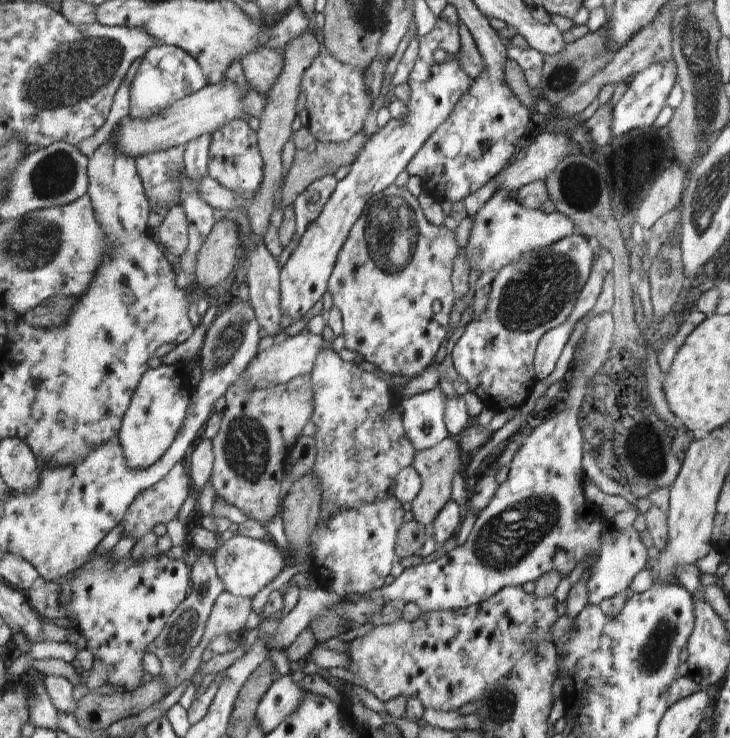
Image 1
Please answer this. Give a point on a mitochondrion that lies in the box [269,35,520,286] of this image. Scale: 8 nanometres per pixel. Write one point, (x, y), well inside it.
(392, 233)

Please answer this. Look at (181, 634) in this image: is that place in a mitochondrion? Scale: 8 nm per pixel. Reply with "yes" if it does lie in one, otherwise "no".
yes

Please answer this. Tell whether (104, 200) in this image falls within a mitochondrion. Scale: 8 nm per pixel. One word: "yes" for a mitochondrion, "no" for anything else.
no

